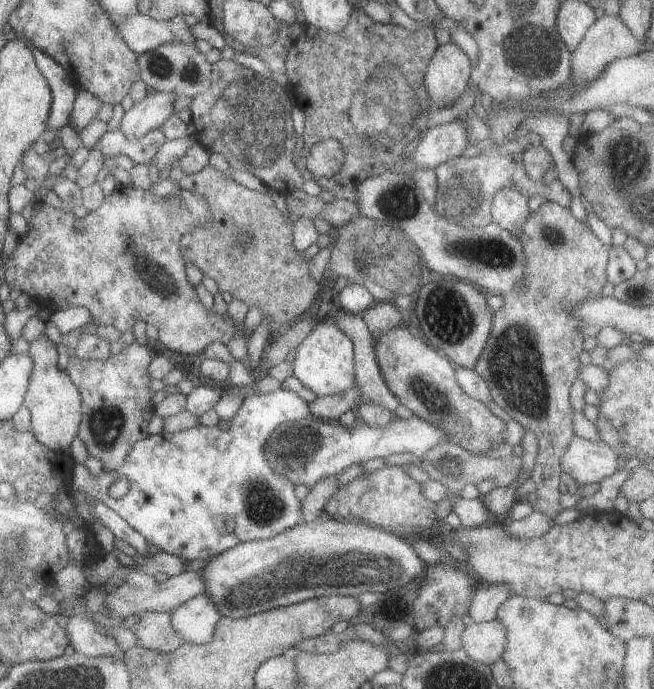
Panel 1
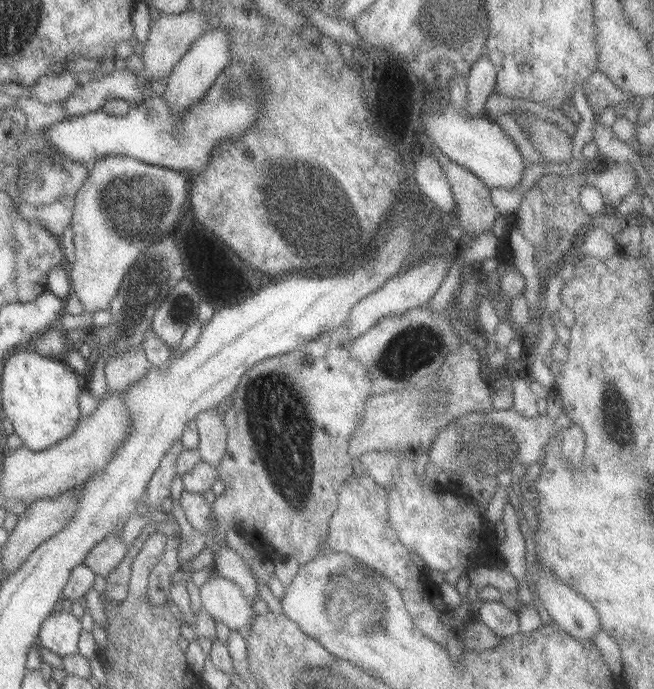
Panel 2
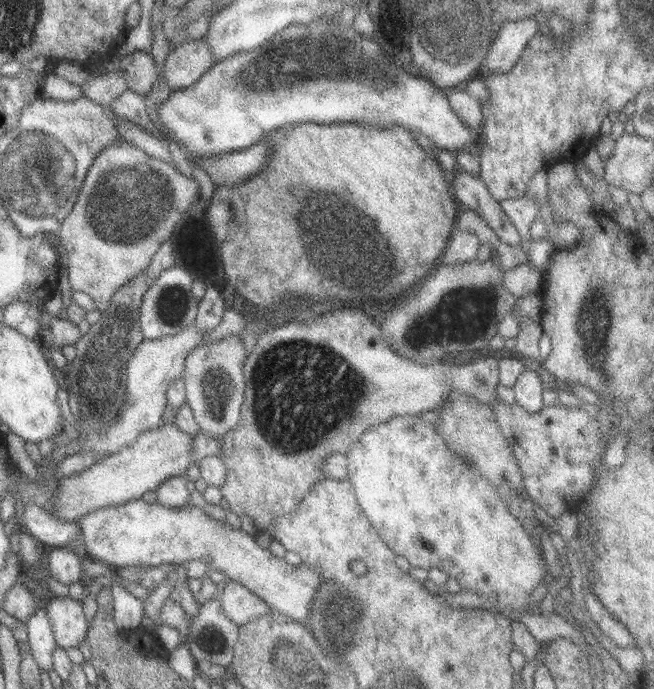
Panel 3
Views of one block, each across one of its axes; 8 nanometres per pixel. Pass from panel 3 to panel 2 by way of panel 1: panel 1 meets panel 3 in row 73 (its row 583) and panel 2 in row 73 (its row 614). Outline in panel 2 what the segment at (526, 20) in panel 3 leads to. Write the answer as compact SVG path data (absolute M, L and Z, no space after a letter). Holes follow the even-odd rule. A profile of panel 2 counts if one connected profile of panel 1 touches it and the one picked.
M485 54L471 64L465 76L466 99L462 113L465 116L477 117L485 114L483 104L493 92L496 73Z

